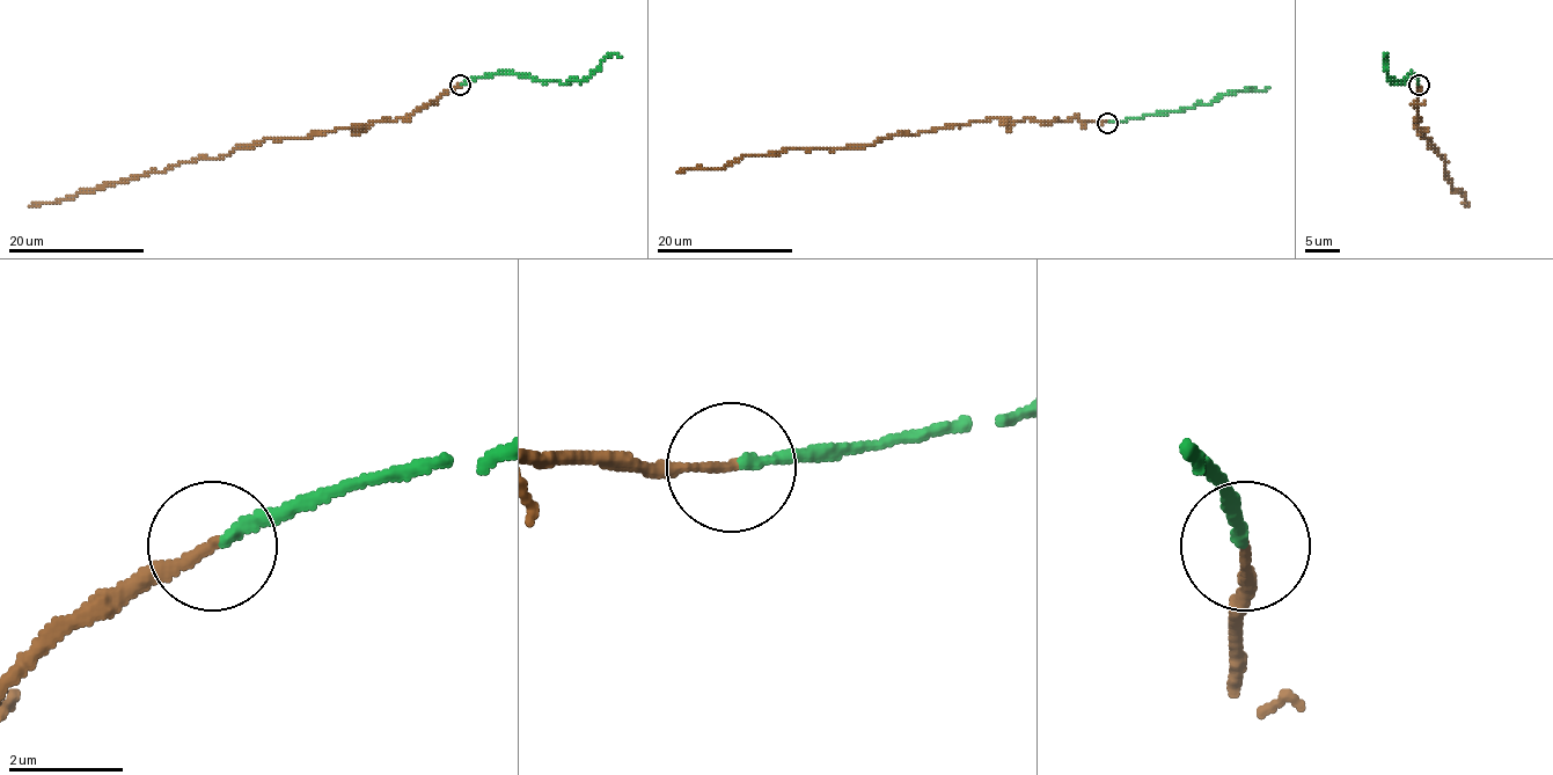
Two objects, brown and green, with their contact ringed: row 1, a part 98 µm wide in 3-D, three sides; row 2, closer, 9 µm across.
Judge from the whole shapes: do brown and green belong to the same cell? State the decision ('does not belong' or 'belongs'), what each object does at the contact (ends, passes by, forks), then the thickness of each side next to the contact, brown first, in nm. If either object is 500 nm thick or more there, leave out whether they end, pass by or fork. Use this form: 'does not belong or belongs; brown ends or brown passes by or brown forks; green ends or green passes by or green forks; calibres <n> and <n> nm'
belongs; brown ends; green ends; calibres 170 and 190 nm

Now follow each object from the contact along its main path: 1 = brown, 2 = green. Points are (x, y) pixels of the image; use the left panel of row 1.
1: (460, 85), (408, 117), (297, 139), (263, 139), (220, 158), (180, 161), (162, 172), (28, 207)
2: (460, 85), (488, 74), (513, 71), (543, 81), (569, 82), (586, 80), (608, 56), (620, 56)

